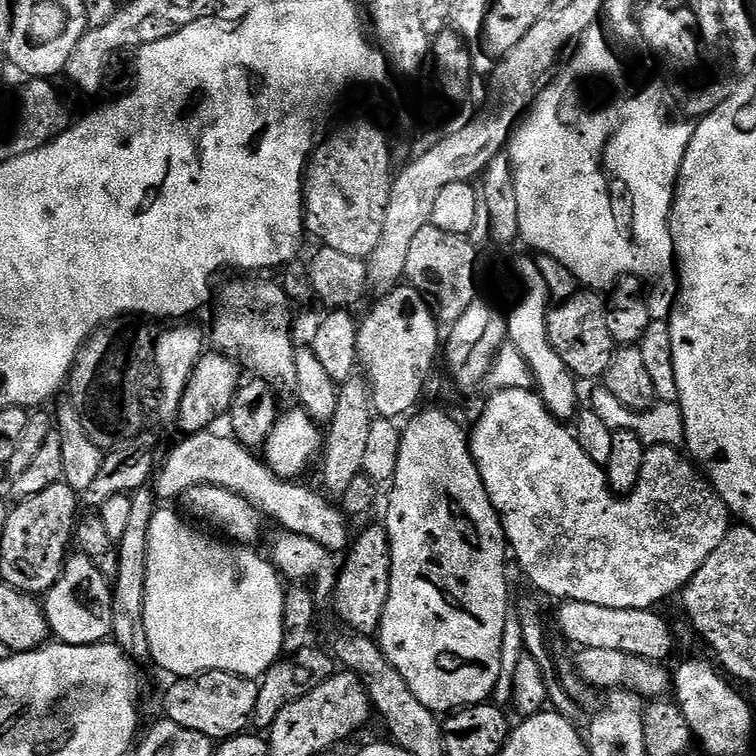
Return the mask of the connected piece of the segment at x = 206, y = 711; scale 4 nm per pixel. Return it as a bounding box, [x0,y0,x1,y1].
[163,670,259,742]

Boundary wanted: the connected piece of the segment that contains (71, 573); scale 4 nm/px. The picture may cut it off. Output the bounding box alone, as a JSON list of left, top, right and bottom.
[46,554,112,644]

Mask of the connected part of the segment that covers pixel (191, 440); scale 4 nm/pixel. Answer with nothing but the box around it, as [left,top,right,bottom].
[154,430,349,554]

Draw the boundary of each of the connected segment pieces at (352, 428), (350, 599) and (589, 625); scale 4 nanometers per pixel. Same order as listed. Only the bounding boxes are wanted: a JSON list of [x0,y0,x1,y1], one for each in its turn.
[[323,374,375,496],[336,527,392,634],[558,600,674,663]]

